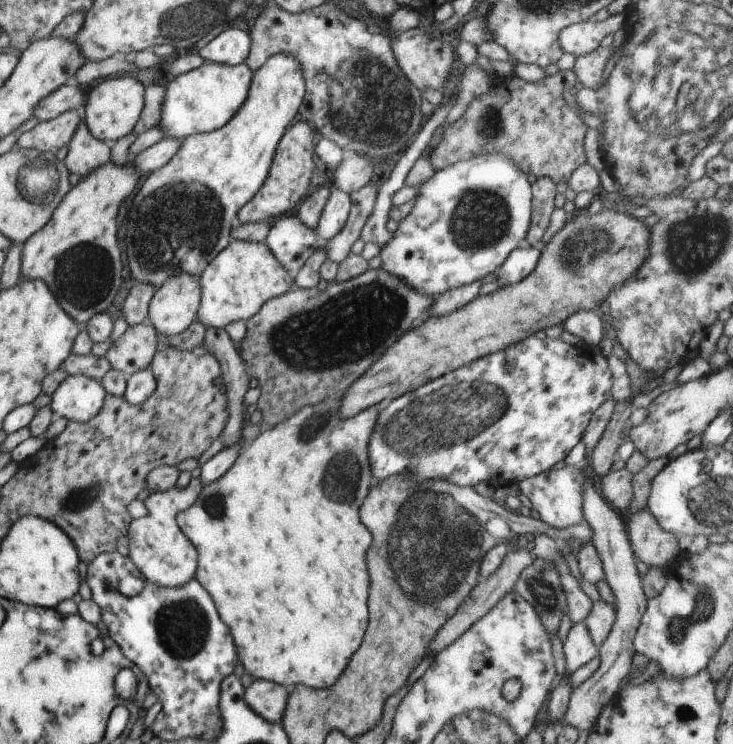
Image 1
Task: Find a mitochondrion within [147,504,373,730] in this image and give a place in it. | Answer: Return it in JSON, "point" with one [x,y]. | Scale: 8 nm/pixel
{"point":[182,626]}

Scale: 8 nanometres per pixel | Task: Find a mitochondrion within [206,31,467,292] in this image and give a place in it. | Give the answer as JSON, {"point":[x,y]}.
{"point":[368,83]}

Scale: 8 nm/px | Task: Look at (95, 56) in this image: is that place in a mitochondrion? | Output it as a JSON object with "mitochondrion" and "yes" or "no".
{"mitochondrion":"no"}

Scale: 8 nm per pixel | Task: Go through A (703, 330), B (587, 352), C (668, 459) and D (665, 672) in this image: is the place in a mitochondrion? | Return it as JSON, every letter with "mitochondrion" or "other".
{"A":"other","B":"other","C":"other","D":"other"}

